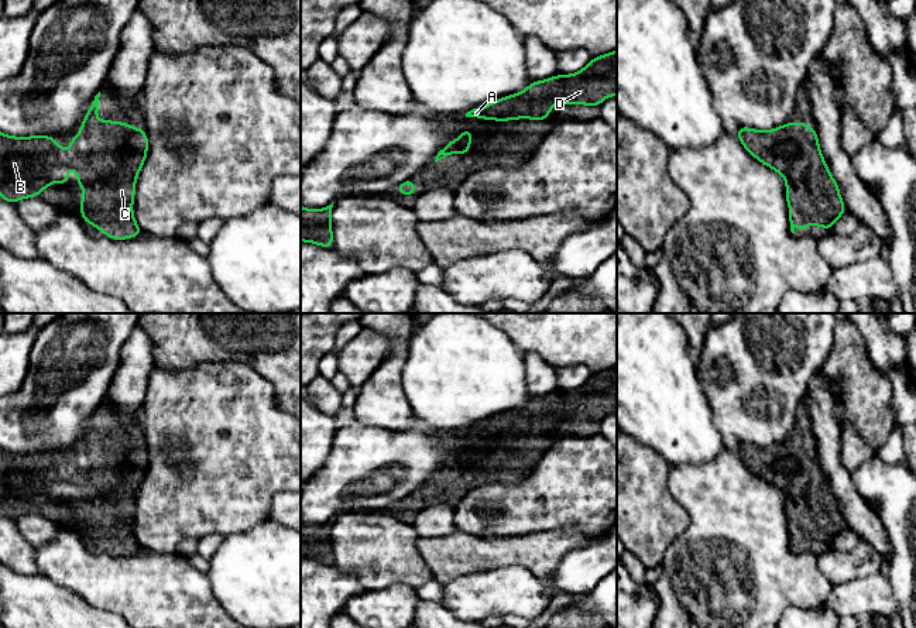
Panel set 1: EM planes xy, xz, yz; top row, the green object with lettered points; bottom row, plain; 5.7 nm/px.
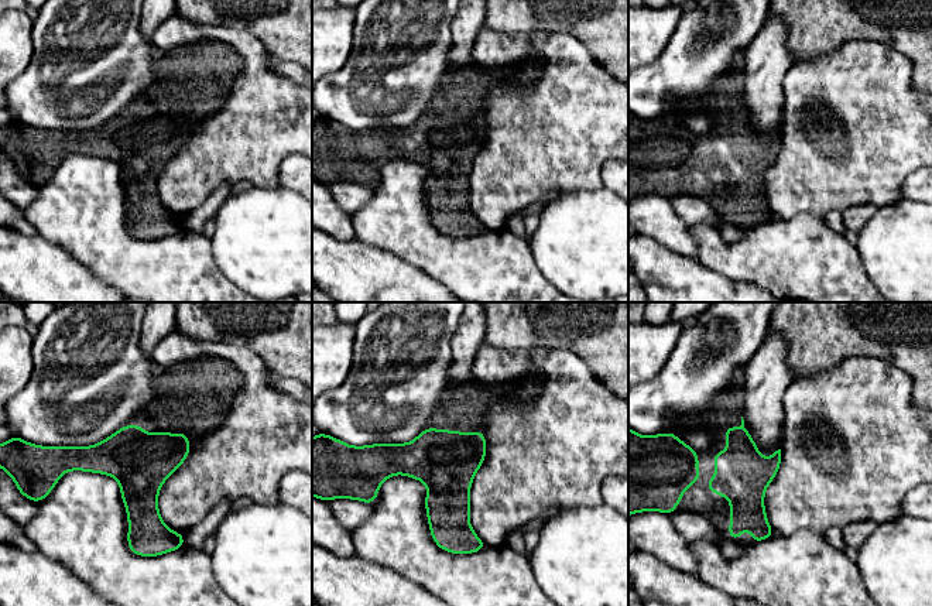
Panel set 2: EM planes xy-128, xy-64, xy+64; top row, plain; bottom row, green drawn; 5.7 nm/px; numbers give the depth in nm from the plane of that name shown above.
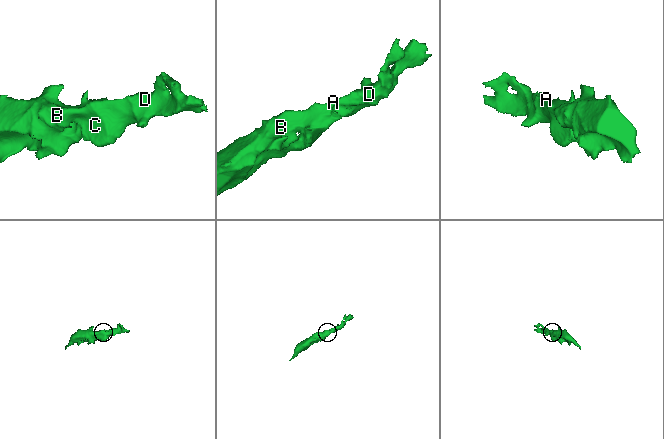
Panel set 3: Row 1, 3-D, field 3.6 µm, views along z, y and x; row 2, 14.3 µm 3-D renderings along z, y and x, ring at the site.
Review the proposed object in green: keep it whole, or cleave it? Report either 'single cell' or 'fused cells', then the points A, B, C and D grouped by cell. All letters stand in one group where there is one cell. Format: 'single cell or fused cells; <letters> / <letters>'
single cell; A B C D

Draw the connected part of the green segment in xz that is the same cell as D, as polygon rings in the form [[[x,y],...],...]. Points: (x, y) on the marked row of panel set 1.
[[[617,49],[593,58],[580,72],[556,75],[483,109],[473,109],[466,117],[494,121],[548,120],[552,104],[590,104],[598,107],[607,96],[617,96]]]

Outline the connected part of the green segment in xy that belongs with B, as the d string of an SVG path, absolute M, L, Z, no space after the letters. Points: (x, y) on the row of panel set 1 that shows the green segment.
M100 92L89 106L88 114L80 124L80 133L71 138L68 151L64 151L51 135L11 137L0 133L0 199L16 203L25 198L38 198L51 183L61 182L68 185L71 178L65 171L75 168L82 196L80 215L83 222L96 226L102 234L106 233L112 240L126 240L144 233L134 220L133 200L137 175L147 158L148 138L145 130L135 128L127 123L97 120L99 97Z

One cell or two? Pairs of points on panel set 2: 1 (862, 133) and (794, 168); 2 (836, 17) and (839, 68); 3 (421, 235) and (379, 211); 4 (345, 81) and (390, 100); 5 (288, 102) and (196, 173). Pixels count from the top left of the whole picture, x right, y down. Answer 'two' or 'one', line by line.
1: one
2: two
3: one
4: one
5: one

